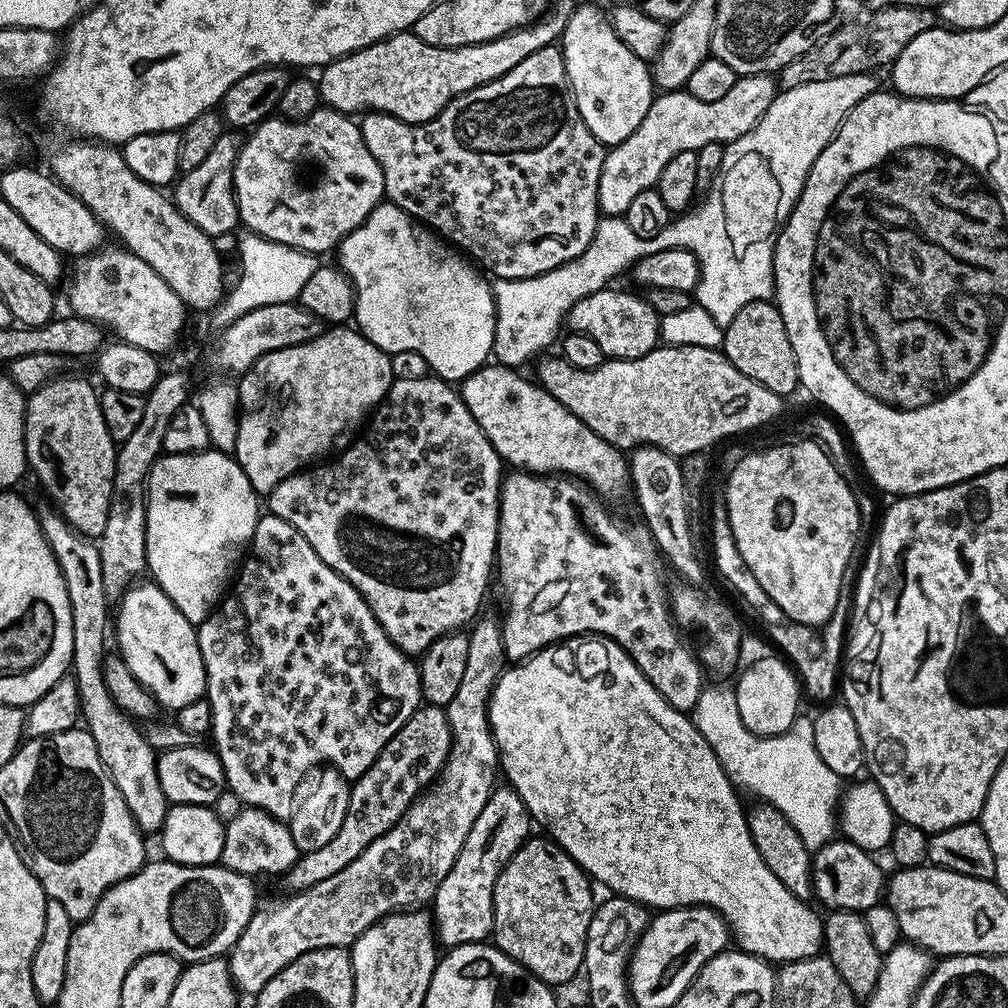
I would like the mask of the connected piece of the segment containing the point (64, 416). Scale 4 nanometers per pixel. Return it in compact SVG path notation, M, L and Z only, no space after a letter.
M61 375L46 382L27 397L24 405L24 455L30 472L44 487L49 501L83 536L98 538L106 530L106 514L110 514L110 494L116 465L117 441L110 438L106 421L102 419L102 406L95 383L80 376Z

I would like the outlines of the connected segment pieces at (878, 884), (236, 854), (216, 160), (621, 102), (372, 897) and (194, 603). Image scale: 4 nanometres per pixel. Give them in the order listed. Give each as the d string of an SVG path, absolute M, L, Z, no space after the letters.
M833 838L829 844L815 849L812 857L812 886L815 899L821 900L828 910L850 910L863 914L870 906L881 903L886 896L886 872L880 869L877 857L866 849L860 849L854 842L845 838Z
M244 807L238 818L227 821L224 825L224 845L219 863L225 868L240 872L244 876L276 876L287 873L296 863L298 851L291 837L289 825L283 820L276 820L261 808Z
M225 130L218 138L218 142L214 142L210 155L201 164L194 166L194 170L183 173L174 184L176 209L194 226L198 226L198 230L213 238L221 238L220 236L226 235L227 232L235 233L240 224L236 191L232 189L234 166L238 162L242 143L241 137L236 136L239 135L235 131Z
M596 4L573 7L558 47L566 62L568 87L590 134L605 146L630 138L642 118L646 118L646 110L650 110L654 99L651 67L618 38L611 19L605 13L603 16Z
M477 619L468 632L470 642L470 658L466 658L466 675L462 677L462 687L454 694L454 702L447 706L448 721L452 731L452 749L440 775L427 790L420 793L402 814L400 821L382 838L374 838L346 870L338 870L334 878L326 878L302 892L292 892L285 900L272 904L269 908L261 907L250 918L246 930L236 939L236 945L227 957L228 969L232 981L241 993L255 994L274 978L287 964L294 962L302 954L319 948L347 949L370 926L380 923L385 916L393 912L416 910L427 905L435 896L438 886L442 886L442 878L450 874L450 866L454 866L454 858L458 858L458 850L462 850L462 842L466 842L466 834L470 834L470 826L474 826L474 818L482 814L482 806L490 798L494 785L498 780L498 753L496 739L492 737L492 728L488 725L488 699L492 697L492 687L500 679L500 673L506 667L504 642L500 633L501 625L492 620Z
M215 450L202 452L179 452L173 456L164 454L156 461L156 465L148 475L148 509L146 510L146 558L148 559L147 571L152 572L151 579L164 593L172 599L174 606L182 610L184 617L194 626L199 626L206 617L219 605L222 597L229 591L238 569L245 559L246 553L252 543L252 535L256 524L262 515L262 504L258 501L258 494L250 486L250 478L242 470L242 466L229 453Z

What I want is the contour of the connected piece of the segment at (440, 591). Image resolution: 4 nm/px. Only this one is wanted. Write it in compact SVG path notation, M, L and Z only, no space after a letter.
M432 374L427 375L428 376L412 376L409 380L400 380L400 378L393 379L384 399L376 405L374 411L371 413L370 419L366 424L366 431L359 438L353 439L352 443L349 444L347 448L343 449L339 455L332 458L337 458L337 460L329 459L327 462L324 462L329 462L329 464L321 463L319 466L312 466L307 470L301 470L297 472L295 476L287 476L282 482L278 482L278 486L274 486L274 490L267 493L266 496L267 511L273 516L290 522L290 526L294 526L294 530L298 530L298 534L302 534L306 538L306 542L310 542L310 546L314 546L314 554L318 554L318 558L322 558L322 562L326 562L326 566L330 566L339 576L345 576L346 579L360 591L362 598L370 606L374 618L378 618L382 630L386 630L390 642L394 642L394 646L398 646L404 653L413 658L423 654L435 640L442 638L447 632L463 629L465 626L471 625L473 621L477 619L478 613L476 613L476 611L479 610L480 603L483 602L484 595L488 592L488 579L490 579L491 576L493 579L494 576L494 565L496 563L496 535L500 533L500 485L502 483L502 471L500 472L500 468L502 469L502 461L500 455L496 453L494 446L486 438L486 434L482 434L482 426L478 426L478 422L474 422L474 414L470 414L470 410L466 406L464 399L461 398L459 391L457 391L449 381L441 380Z

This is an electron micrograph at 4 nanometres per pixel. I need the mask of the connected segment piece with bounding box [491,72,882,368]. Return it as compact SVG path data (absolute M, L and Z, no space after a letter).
M859 72L825 80L814 78L802 86L777 91L774 102L770 102L760 121L749 132L725 147L720 171L712 187L707 189L705 196L708 197L699 201L700 209L673 219L666 226L666 230L660 230L654 237L639 237L630 228L625 217L603 215L595 228L590 246L578 258L534 278L495 279L491 283L492 297L495 300L495 334L492 343L495 361L508 367L520 368L538 352L550 345L553 347L559 339L560 326L563 327L567 312L573 305L592 293L600 292L612 282L612 278L622 271L629 271L642 258L661 250L685 248L694 253L700 263L700 280L694 291L695 303L708 311L722 329L734 322L734 314L738 314L742 306L750 306L750 302L759 300L771 301L774 296L772 271L777 235L802 194L802 186L818 154L826 150L850 110L854 110L854 106L858 106L862 98L881 91L882 84L878 77L879 75L870 72Z

